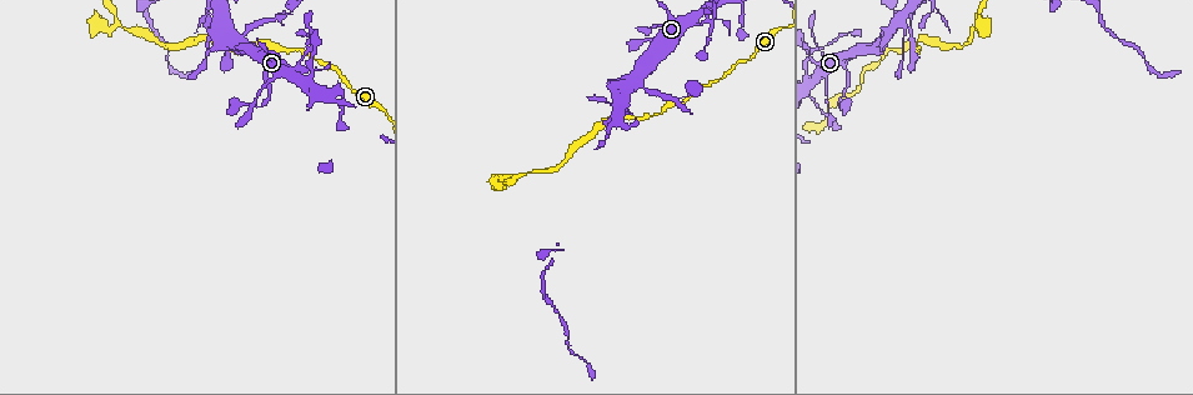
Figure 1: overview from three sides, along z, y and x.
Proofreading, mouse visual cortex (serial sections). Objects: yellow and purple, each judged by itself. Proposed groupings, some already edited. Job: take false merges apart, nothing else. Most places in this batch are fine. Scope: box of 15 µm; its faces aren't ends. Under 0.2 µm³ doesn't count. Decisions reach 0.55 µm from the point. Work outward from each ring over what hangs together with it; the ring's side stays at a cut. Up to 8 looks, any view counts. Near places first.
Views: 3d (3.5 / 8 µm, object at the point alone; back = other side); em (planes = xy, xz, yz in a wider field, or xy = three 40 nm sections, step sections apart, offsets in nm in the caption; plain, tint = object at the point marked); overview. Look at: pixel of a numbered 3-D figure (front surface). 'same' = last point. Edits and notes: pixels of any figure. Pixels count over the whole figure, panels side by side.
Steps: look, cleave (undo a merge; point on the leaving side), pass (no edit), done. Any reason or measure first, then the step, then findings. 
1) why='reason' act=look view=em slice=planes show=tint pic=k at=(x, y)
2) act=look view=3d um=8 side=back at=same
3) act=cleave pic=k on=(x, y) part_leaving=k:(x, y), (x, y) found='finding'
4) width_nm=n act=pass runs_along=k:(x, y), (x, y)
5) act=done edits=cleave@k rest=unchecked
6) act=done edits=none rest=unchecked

why='thin arm on a thick one' act=look view=3d um=8 pic=1 at=(876, 44)

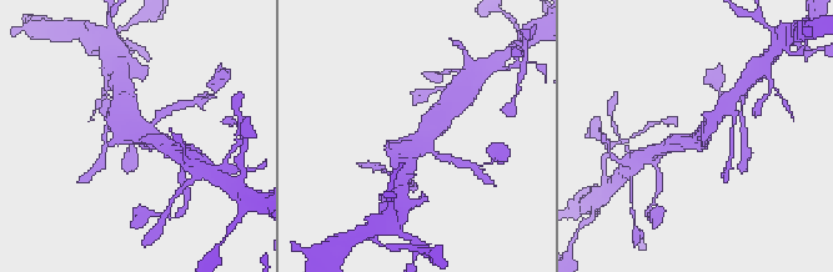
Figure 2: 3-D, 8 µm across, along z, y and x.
why='zoom in' act=look view=3d um=3.5 pic=2 at=(142, 134)

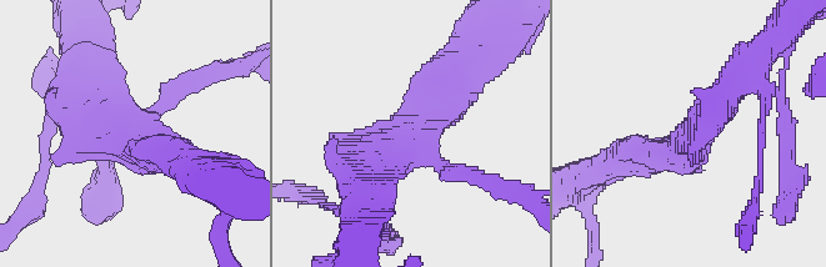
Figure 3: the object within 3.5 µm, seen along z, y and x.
why='shape alone is not enough' act=look view=em slice=xy step=2 show=tint pic=3 at=(408, 138)

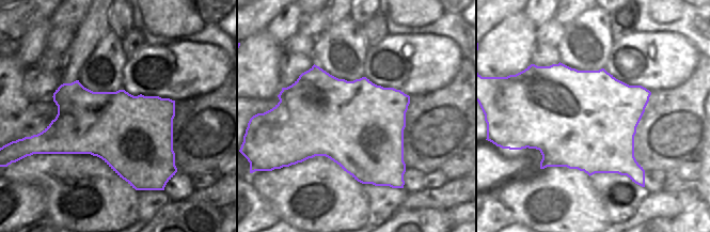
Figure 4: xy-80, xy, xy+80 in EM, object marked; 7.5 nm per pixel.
act=pass runs_along=3:(456, 79), (434, 117), (356, 181) found='continuous, no second cell'

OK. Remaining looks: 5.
why='thick turns thin' act=look view=3d um=3.5 pic=1 at=(289, 12)

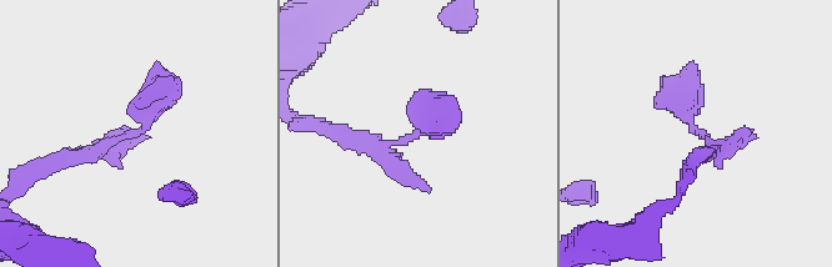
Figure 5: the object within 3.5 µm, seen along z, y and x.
arm_widths_nm=200,350 act=look view=em slice=xy step=5 show=tint pic=5 at=(425, 126)

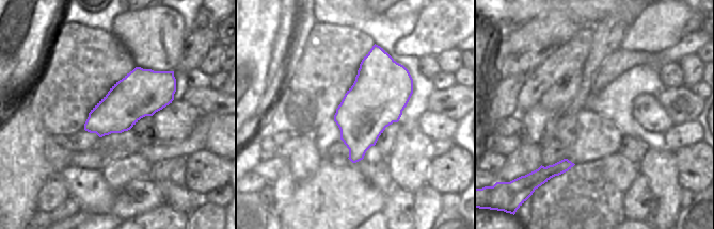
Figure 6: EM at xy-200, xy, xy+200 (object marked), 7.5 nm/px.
act=pass runs_along=5:(75, 154), (136, 135), (175, 81) found='all the same cell'

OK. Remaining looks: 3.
why='calibre changes' act=look view=3d um=3.5 pic=1 at=(518, 178)

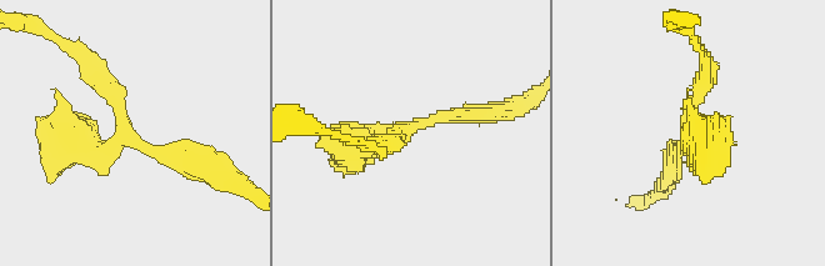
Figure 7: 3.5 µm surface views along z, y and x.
act=look view=em slice=xy step=1 show=tint pic=7 at=(125, 139)

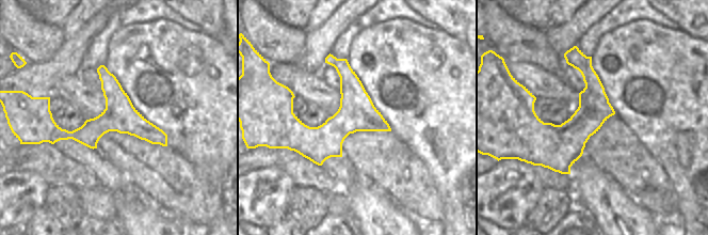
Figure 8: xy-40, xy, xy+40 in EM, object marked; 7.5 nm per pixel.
act=pass runs_along=7:(198, 170), (63, 120) found='all the same cell'

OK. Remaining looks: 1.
act=done edits=none rest=unchecked

